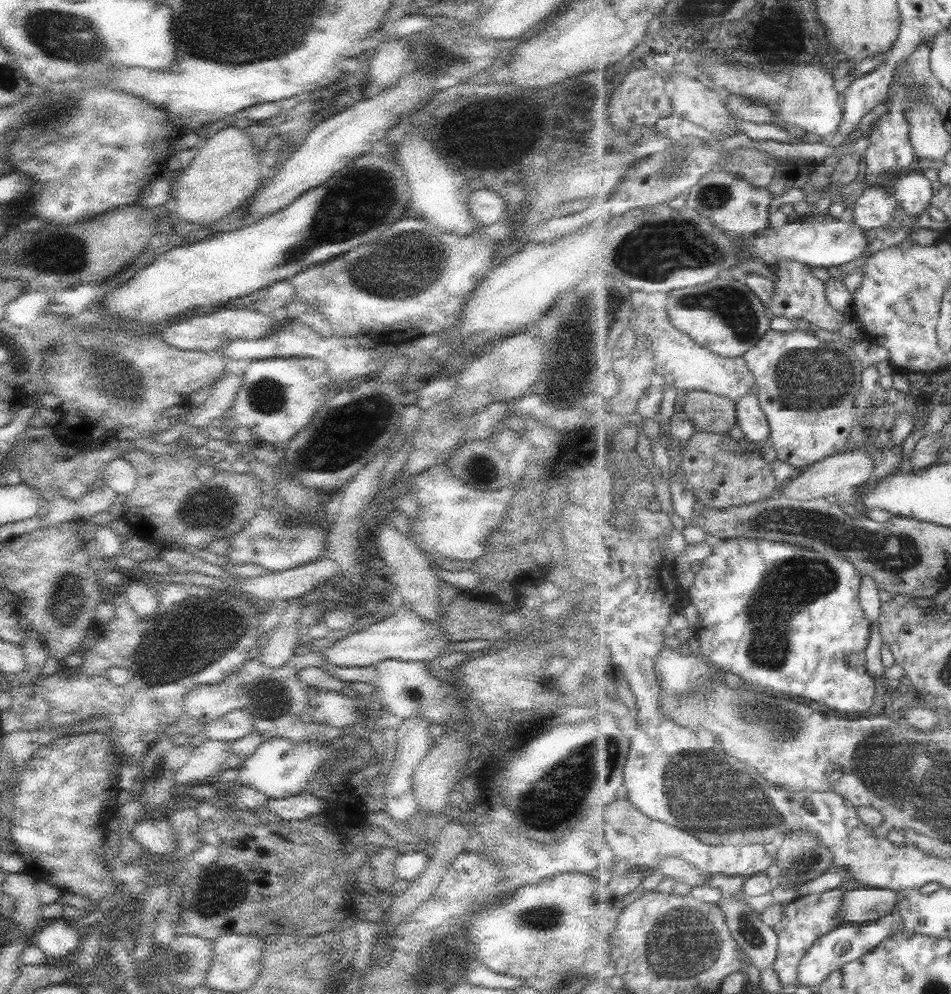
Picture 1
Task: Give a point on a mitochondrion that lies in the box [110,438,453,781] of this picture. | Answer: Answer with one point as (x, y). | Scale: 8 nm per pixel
(183, 645)

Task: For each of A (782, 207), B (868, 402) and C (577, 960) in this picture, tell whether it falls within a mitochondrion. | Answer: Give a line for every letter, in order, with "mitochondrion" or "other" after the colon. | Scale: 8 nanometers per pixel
A: other
B: mitochondrion
C: other

